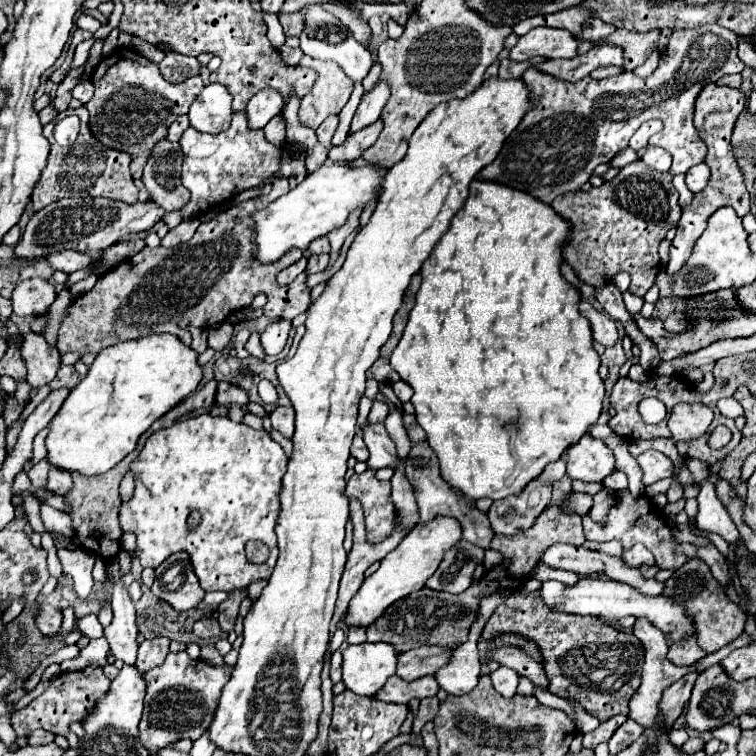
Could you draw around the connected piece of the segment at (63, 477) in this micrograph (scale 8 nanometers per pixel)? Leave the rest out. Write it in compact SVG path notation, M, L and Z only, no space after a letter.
M50 468L50 474L48 474L48 490L58 494L58 496L66 496L70 492L70 486L72 486L72 476L64 470L58 470L58 468Z

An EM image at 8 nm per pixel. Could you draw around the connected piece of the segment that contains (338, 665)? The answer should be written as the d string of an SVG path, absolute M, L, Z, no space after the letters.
M338 650L338 652L334 652L332 658L330 658L330 678L332 678L334 684L338 684L338 682L342 680L340 674L342 674L342 652Z

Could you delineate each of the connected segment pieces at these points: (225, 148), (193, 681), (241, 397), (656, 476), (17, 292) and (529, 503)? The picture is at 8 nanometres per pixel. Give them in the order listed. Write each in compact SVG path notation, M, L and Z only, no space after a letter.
M234 112L232 124L226 132L212 136L194 130L192 126L184 132L180 140L182 148L182 184L192 192L190 202L182 208L184 220L198 218L206 210L226 204L236 194L250 190L270 178L278 170L280 148L272 146L262 130L252 130L246 124L246 112Z
M186 652L168 654L166 660L146 672L144 714L140 720L140 742L150 754L158 754L178 740L198 740L210 726L222 686L230 680L232 666L212 666L204 660L192 660Z
M220 382L218 384L216 404L222 404L222 406L230 406L230 404L244 406L246 402L248 402L248 394L240 386L230 386L228 382Z
M648 450L636 458L638 466L642 468L642 484L650 486L662 478L670 478L674 474L674 466L668 456L658 450Z
M42 278L20 282L12 294L12 306L18 316L38 316L56 300L56 288Z
M532 480L520 496L492 502L488 518L496 534L518 534L528 530L552 498L552 484Z

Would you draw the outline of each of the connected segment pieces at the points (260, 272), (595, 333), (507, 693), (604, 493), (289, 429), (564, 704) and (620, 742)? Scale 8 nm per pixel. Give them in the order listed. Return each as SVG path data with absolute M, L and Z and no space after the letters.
M288 178L274 180L270 194L238 202L214 216L212 220L202 222L190 242L174 250L164 246L146 246L130 260L102 274L90 292L74 298L74 302L68 306L56 338L58 352L98 354L100 350L118 342L138 340L146 334L164 332L178 336L184 344L190 344L190 332L178 328L180 318L188 316L190 324L196 328L218 326L230 316L230 312L250 306L252 298L258 292L264 292L268 296L266 316L272 320L294 320L298 314L306 312L310 306L307 272L301 273L292 282L292 286L280 286L276 282L276 274L300 260L302 252L290 250L274 264L260 264L254 262L254 258L250 256L250 250L254 248L250 234L254 222L250 214L266 208L288 190Z
M582 300L578 304L578 312L588 318L590 326L592 326L592 338L596 342L600 342L602 346L612 346L616 340L618 340L618 332L616 332L616 326L614 322L610 320L610 316L606 316L604 312L596 310L590 302Z
M500 666L500 670L490 674L494 690L498 694L502 694L504 698L512 698L516 694L516 686L518 686L518 674L506 666Z
M602 488L596 496L593 496L593 506L592 510L590 510L590 518L592 518L594 522L598 522L598 524L606 522L606 514L608 514L614 500L614 490L610 490L610 488Z
M278 406L274 412L270 412L270 420L272 420L274 430L292 438L292 434L294 434L294 410L290 406Z
M534 690L534 696L536 696L542 704L546 704L546 706L550 706L550 708L560 708L560 710L566 710L566 714L570 714L570 718L572 718L572 720L576 722L576 726L578 726L574 706L572 706L572 704L568 704L568 700L562 700L562 698L558 698L558 696L550 694L550 692L536 692L536 690Z
M626 720L610 738L610 754L618 754L624 748L628 748L634 740L640 738L640 734L644 732L644 728L632 720Z

